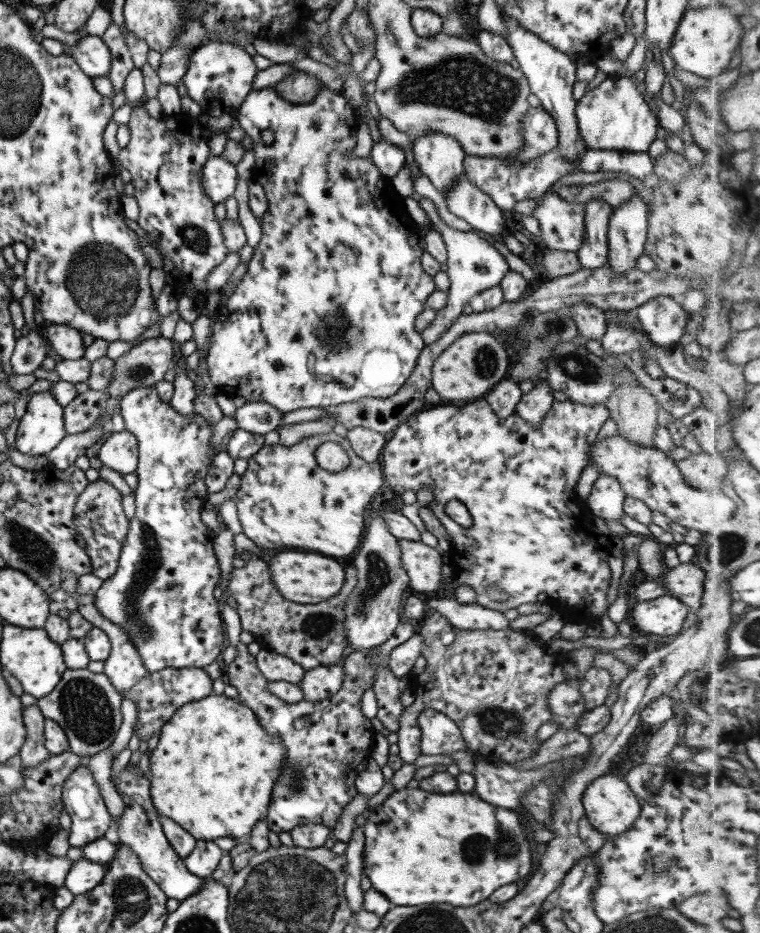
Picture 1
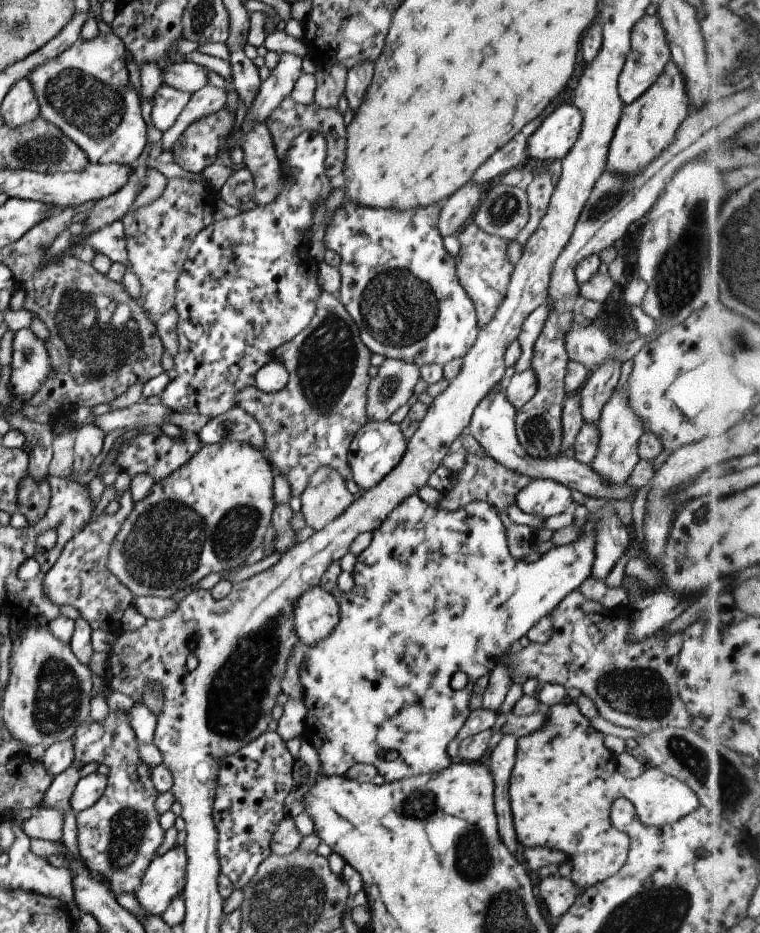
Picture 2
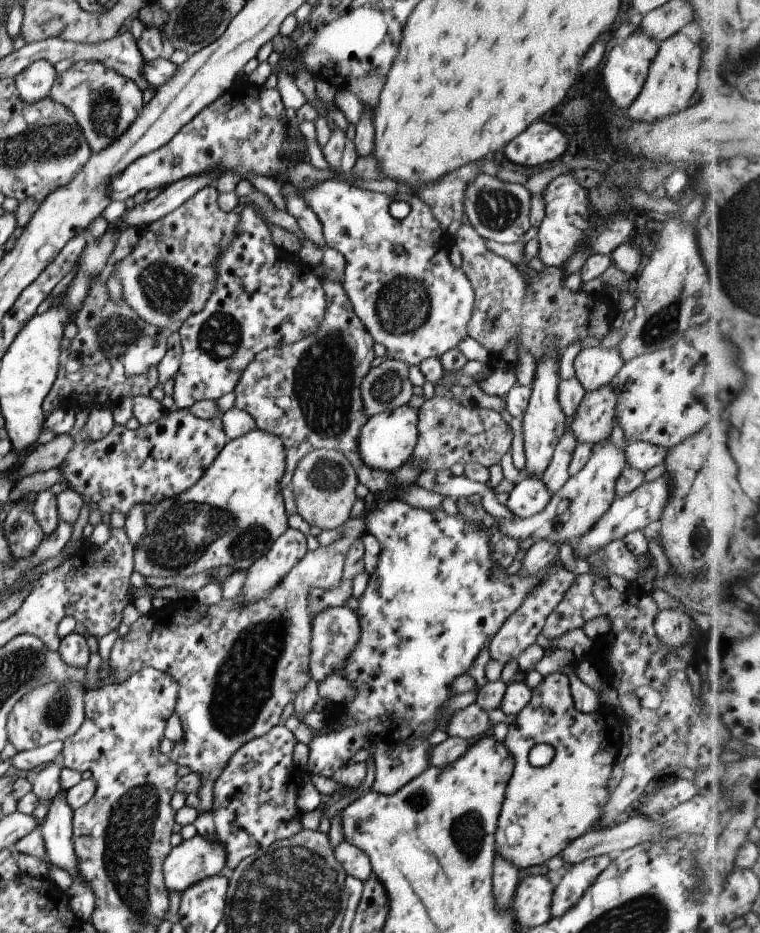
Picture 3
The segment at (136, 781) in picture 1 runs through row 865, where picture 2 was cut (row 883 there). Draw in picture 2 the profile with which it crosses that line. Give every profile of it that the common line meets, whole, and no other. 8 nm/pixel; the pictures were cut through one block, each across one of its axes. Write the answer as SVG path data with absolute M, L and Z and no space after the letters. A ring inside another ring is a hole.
M175 845L165 854L155 857L141 877L134 896L147 914L160 916L169 902L182 894L187 858L184 847Z

